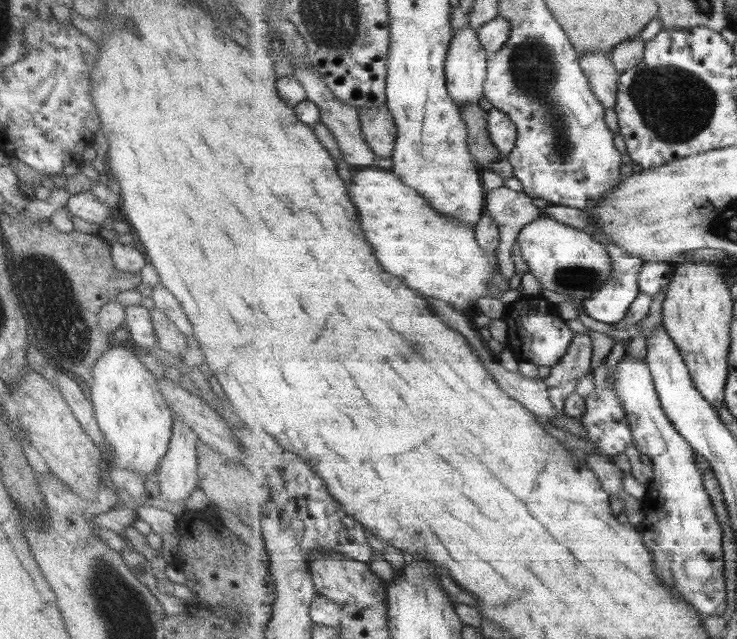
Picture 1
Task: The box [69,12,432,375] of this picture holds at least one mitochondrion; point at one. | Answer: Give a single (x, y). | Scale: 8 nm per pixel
(412, 346)

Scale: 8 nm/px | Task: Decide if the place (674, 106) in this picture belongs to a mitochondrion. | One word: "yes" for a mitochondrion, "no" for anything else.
yes

